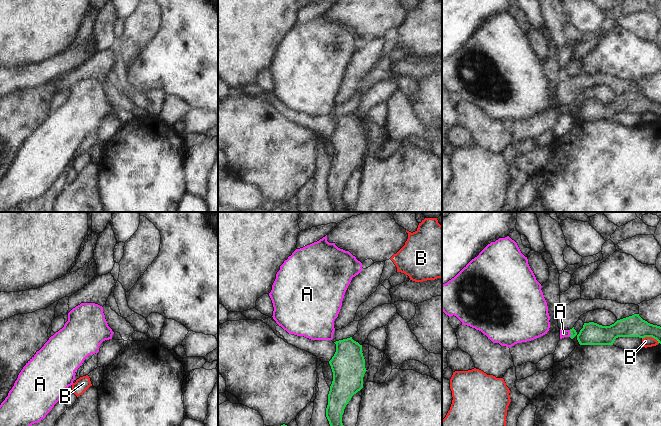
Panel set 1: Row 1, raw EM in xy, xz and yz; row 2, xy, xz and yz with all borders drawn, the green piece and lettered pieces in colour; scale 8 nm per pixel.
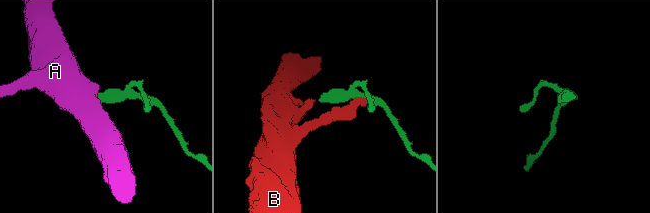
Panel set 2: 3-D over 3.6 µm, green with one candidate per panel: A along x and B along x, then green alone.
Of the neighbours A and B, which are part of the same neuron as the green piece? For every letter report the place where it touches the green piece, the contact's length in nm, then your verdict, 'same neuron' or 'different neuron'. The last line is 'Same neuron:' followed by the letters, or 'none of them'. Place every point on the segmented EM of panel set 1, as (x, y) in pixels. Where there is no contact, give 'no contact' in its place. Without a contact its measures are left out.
A: meets green in yz at (570, 332); contact 60 nm long; different neuron
B: meets green in yz at (651, 336); contact 140 nm long; different neuron
Same neuron: none of them

